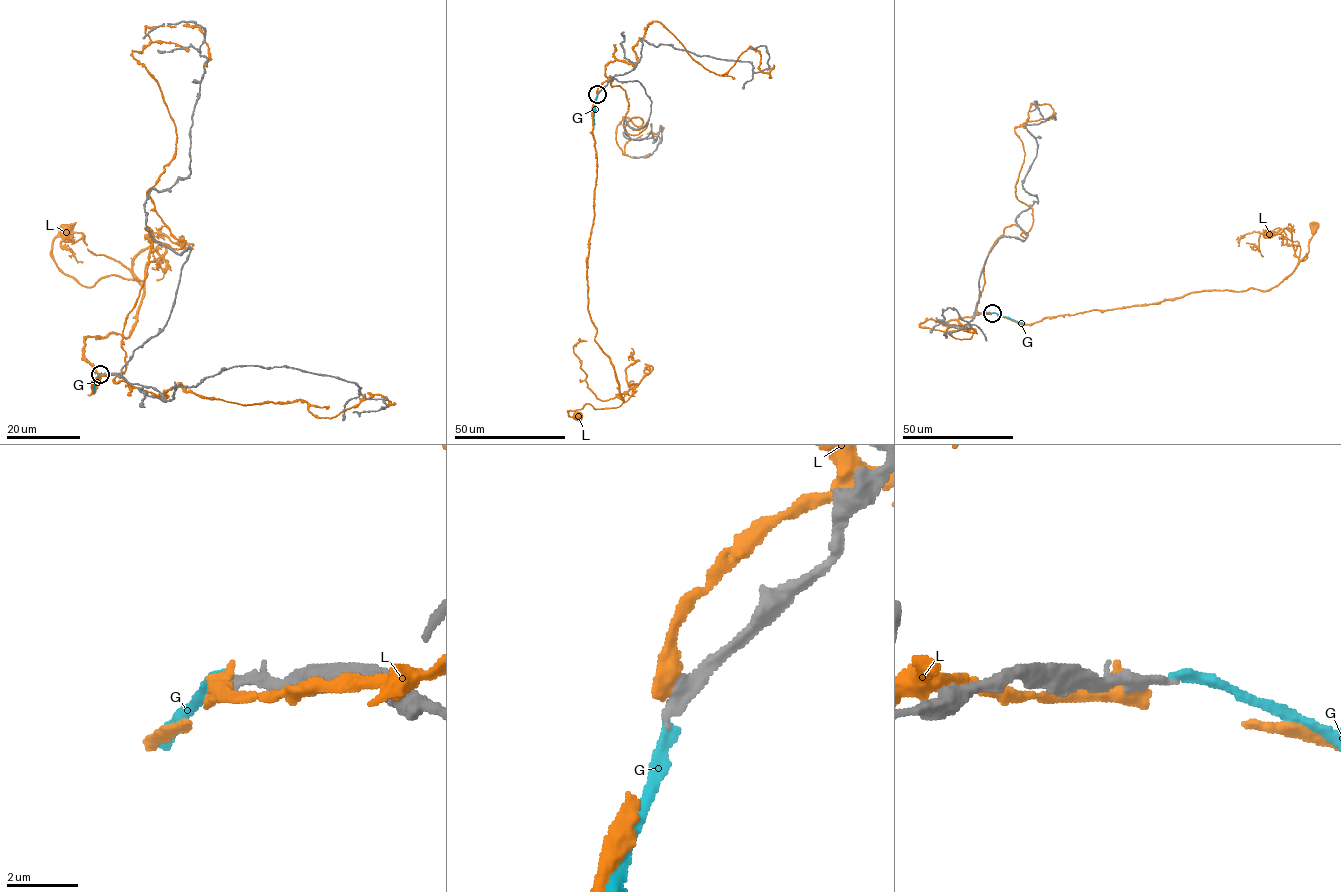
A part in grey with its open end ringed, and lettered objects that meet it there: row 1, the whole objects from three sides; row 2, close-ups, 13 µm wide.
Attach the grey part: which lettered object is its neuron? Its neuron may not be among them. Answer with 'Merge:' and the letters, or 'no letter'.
Merge: no letter

